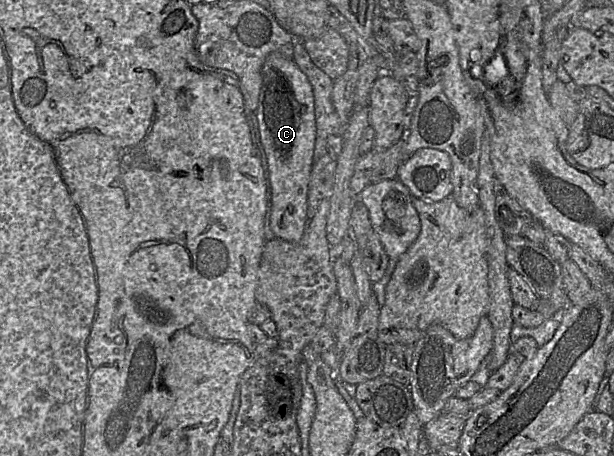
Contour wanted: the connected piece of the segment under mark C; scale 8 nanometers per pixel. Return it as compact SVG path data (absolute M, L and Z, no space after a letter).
M271 53L267 56L262 67L262 78L256 110L257 127L254 120L253 127L268 162L270 228L274 237L298 243L303 238L308 217L308 188L314 164L316 120L313 89L307 76L294 60L284 57L280 53Z

